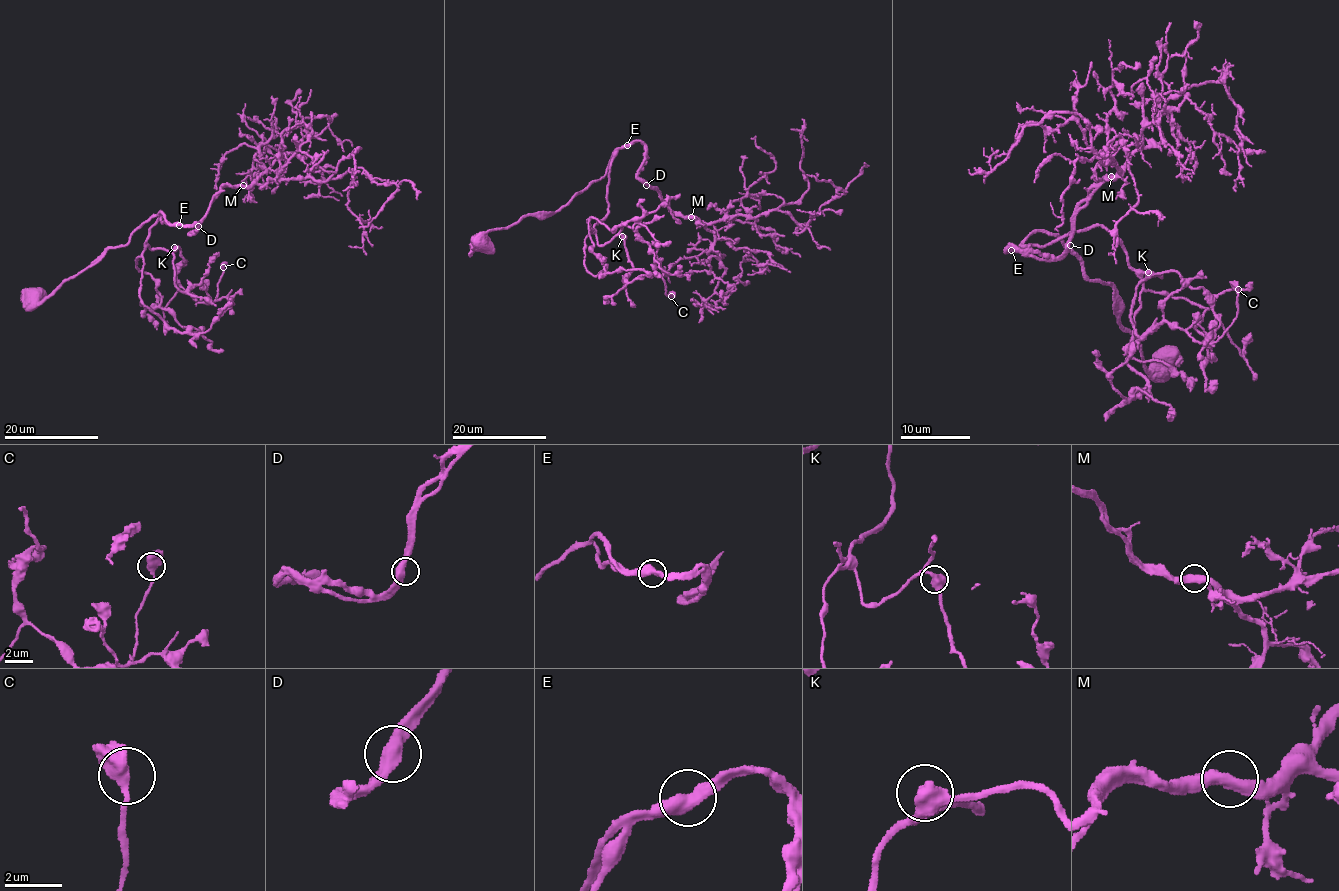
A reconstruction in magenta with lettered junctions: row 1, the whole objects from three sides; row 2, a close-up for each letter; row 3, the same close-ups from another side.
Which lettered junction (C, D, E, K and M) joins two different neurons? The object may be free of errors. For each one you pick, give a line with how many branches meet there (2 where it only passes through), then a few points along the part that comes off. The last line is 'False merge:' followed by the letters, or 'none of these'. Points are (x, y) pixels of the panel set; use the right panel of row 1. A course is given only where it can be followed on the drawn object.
False merge: none of these

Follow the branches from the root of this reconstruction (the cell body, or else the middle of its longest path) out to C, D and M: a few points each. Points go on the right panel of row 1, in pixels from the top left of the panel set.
C: (1163, 358), (1058, 237), (1025, 241), (1103, 226), (1146, 280), (1205, 290), (1210, 345), (1238, 289)
D: (1163, 358), (1148, 369), (1117, 293), (1058, 237), (1035, 231), (1006, 250), (1058, 257), (1070, 245)
M: (1163, 358), (1148, 369), (1117, 293), (1058, 237), (1035, 231), (1006, 250), (1059, 257), (1075, 215), (1111, 176)

